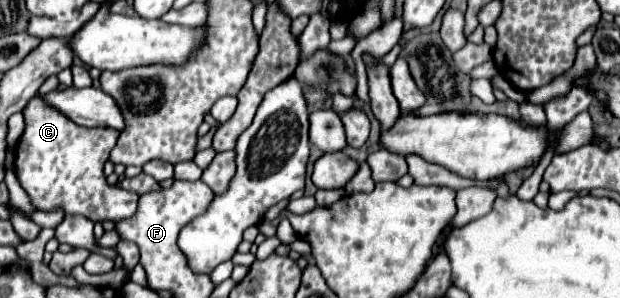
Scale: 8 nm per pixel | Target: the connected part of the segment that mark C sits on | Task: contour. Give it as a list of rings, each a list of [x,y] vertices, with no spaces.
[[[38,95],[24,107],[26,129],[16,145],[16,177],[38,211],[64,209],[64,215],[84,215],[94,223],[122,221],[136,213],[138,195],[134,191],[110,185],[104,175],[104,163],[116,145],[116,129],[88,129],[66,119]]]

